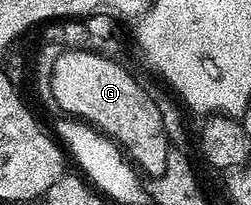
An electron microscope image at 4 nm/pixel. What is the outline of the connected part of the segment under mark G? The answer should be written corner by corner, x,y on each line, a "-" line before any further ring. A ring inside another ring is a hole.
65,52
55,62
54,73
51,74
51,90
54,92
55,102
58,103
62,113
92,125
98,132
104,133
110,140
120,145
121,151
146,177
161,176
167,170
168,156
171,151
168,134
163,128
163,118
160,117
155,102
151,102
147,88
144,88
121,64
123,63
109,60
97,52

